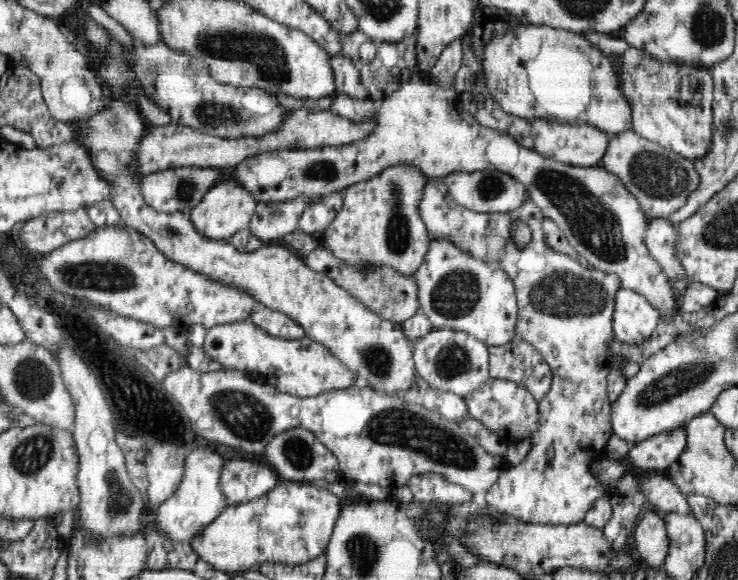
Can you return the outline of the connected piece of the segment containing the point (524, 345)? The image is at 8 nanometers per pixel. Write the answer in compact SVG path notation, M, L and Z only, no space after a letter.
M515 337L502 346L488 346L489 376L526 387L539 404L550 390L551 368L534 345Z

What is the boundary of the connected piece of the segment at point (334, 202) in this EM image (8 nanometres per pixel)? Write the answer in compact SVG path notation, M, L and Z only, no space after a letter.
M336 193L324 200L314 202L303 210L298 223L298 230L303 233L323 231L342 208L343 198Z

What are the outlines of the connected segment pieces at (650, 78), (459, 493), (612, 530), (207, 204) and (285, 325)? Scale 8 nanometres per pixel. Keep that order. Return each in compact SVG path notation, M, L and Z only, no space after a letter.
M580 32L580 35L584 39L590 40L590 44L594 43L598 49L606 52L606 55L618 55L621 56L622 60L622 71L621 71L621 90L624 91L624 97L627 98L628 103L630 103L630 109L632 109L632 118L633 118L633 128L632 131L636 132L639 136L644 137L651 143L656 143L666 151L680 156L690 163L694 164L696 160L704 159L710 152L713 138L713 112L712 112L712 102L713 102L713 76L711 75L710 68L708 67L697 67L695 65L688 65L686 63L672 63L672 62L660 62L651 58L647 52L638 50L630 46L624 39L608 37L608 34L603 34L600 32Z
M438 472L424 473L412 476L406 485L412 490L416 501L422 500L471 500L476 496L469 490L464 490L460 484L448 482Z
M630 472L616 480L607 490L607 494L613 512L602 531L610 541L610 547L614 551L620 551L626 548L626 538L634 532L634 520L637 520L638 514L644 508L645 496L641 493L636 475Z
M230 176L230 180L220 180L206 195L205 198L194 209L189 212L191 226L205 238L211 240L223 240L229 242L236 232L249 226L252 215L258 204L250 196L250 193L242 189Z
M258 305L248 320L270 333L270 336L280 339L298 340L306 337L304 327L278 309L272 310L266 306Z

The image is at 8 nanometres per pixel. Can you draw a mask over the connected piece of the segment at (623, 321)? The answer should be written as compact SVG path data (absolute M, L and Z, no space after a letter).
M618 288L614 297L614 338L635 345L651 336L660 319L660 311L642 293Z

